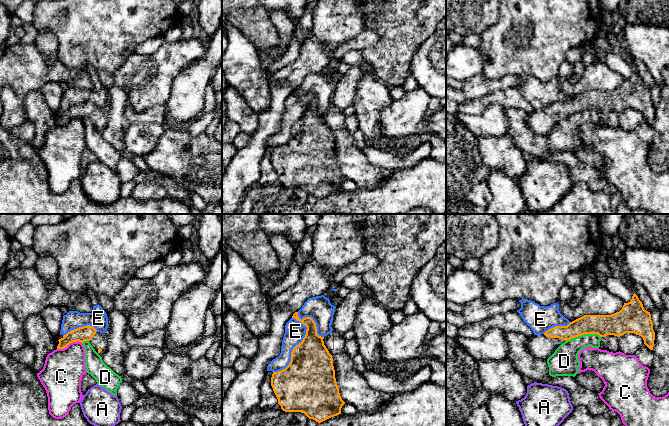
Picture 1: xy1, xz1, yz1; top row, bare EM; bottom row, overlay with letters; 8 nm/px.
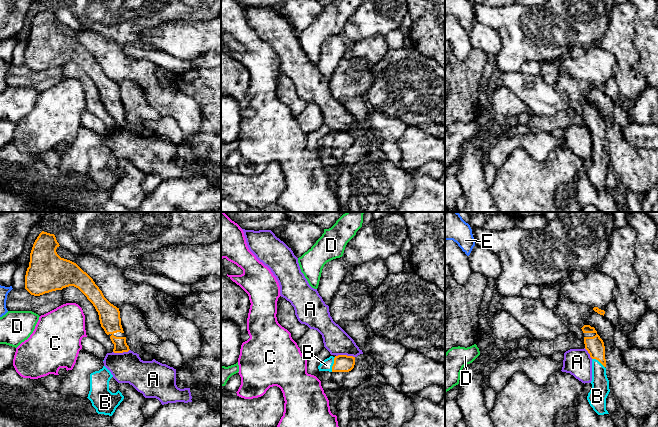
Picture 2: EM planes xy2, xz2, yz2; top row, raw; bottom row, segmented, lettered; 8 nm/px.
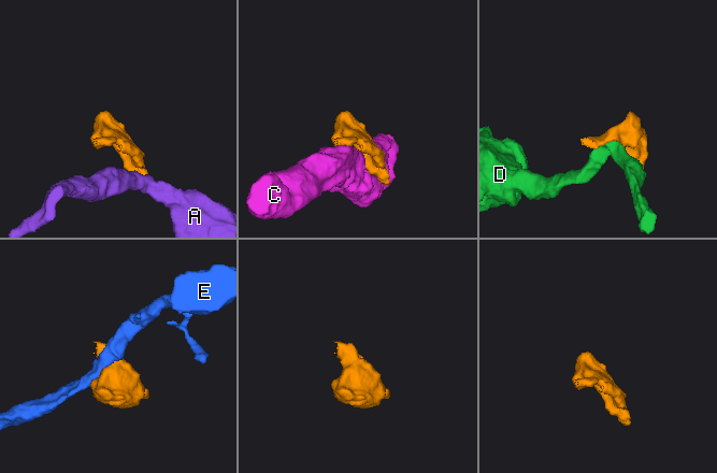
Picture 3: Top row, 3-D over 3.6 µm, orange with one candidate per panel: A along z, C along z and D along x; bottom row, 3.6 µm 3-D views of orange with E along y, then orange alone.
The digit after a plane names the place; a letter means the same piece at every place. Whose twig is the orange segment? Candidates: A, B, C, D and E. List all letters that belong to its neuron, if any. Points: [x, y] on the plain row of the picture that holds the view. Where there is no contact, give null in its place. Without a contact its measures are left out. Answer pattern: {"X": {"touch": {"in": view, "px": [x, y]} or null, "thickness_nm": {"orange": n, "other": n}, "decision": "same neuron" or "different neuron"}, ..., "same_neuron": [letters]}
{"A": {"touch": {"in": "xz2", "px": [345, 131]}, "thickness_nm": {"orange": 140, "other": 200}, "decision": "different neuron"}, "B": {"touch": {"in": "xz2", "px": [333, 140]}, "thickness_nm": {"orange": 140, "other": 90}, "decision": "same neuron"}, "C": {"touch": {"in": "xy1", "px": [69, 119]}, "thickness_nm": {"orange": 120, "other": 320}, "decision": "different neuron"}, "D": {"touch": {"in": "yz1", "px": [583, 110]}, "thickness_nm": {"orange": 170, "other": 200}, "decision": "different neuron"}, "E": {"touch": {"in": "xz1", "px": [296, 121]}, "thickness_nm": {"orange": 380, "other": 170}, "decision": "different neuron"}, "same_neuron": ["B"]}

